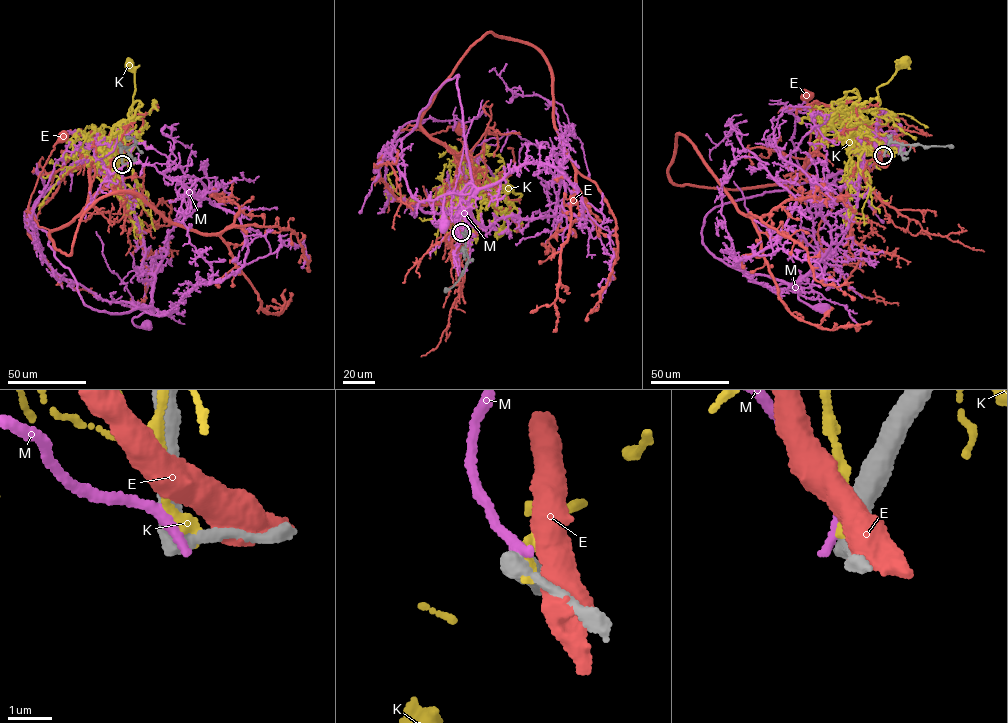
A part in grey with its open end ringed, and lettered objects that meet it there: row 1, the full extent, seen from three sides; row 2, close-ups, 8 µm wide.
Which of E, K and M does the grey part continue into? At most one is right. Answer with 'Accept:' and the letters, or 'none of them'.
Accept: none of them

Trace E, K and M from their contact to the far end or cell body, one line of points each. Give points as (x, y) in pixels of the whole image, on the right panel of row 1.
E: (884, 156), (874, 137), (834, 138), (815, 153), (794, 180), (787, 181), (808, 161), (816, 121), (806, 94)
K: (884, 155), (875, 140), (852, 133), (838, 120), (830, 123), (839, 109), (879, 105), (877, 88), (902, 60)
M: (884, 155), (870, 140), (885, 143), (875, 162), (705, 219), (718, 258), (822, 306)

